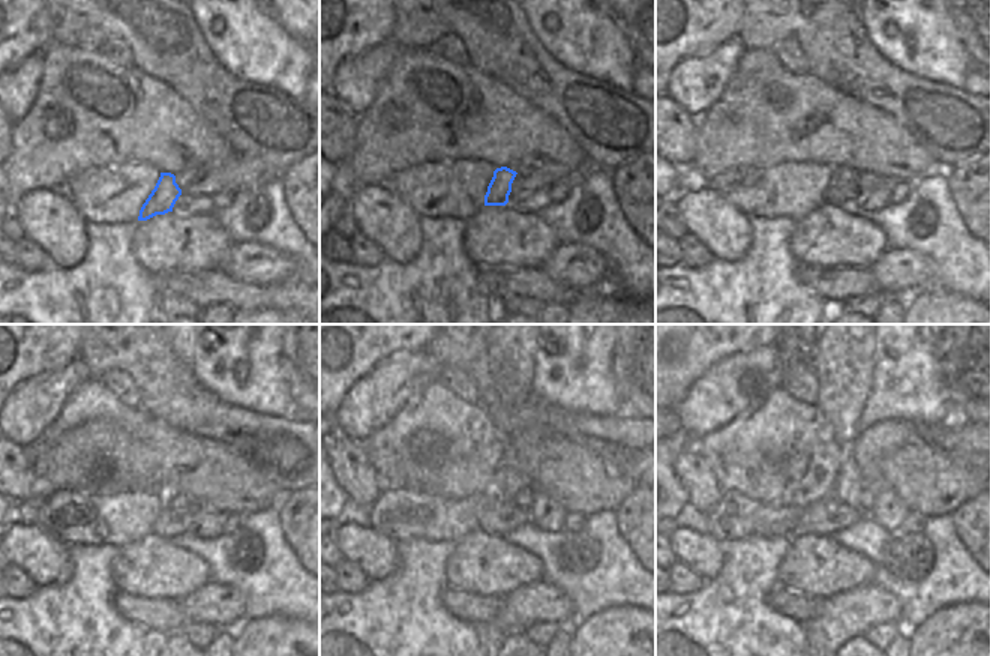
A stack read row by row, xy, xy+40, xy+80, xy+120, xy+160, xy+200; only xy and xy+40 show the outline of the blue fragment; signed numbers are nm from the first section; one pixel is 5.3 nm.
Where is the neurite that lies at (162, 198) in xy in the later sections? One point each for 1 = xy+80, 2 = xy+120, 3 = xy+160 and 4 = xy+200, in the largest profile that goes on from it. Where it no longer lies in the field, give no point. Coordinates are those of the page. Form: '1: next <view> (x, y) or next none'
1: next xy+80 (840, 176)
2: next xy+120 (171, 500)
3: next xy+160 (524, 499)
4: next xy+200 (866, 499)

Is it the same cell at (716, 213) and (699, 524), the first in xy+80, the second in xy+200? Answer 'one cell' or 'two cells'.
two cells

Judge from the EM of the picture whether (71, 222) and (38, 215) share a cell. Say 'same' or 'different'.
same

